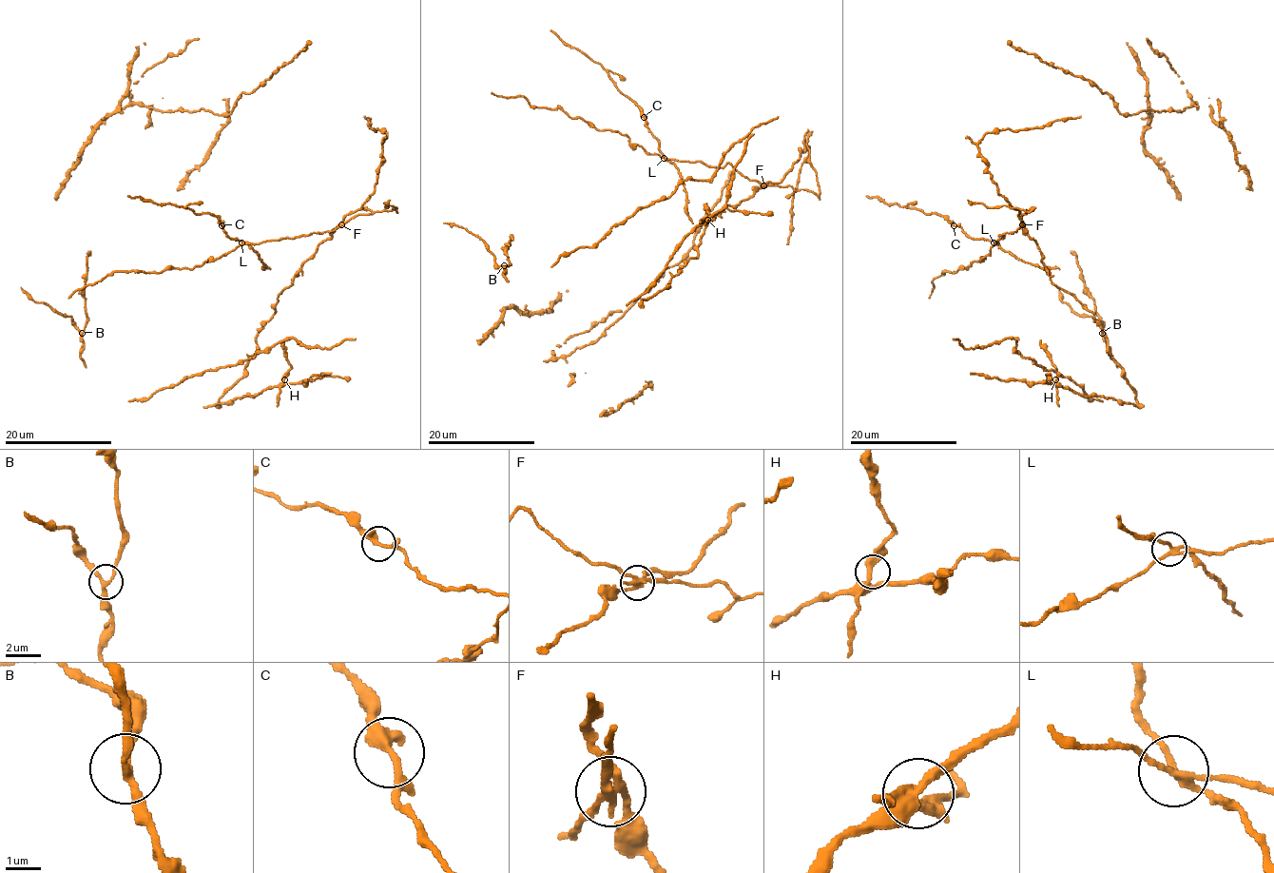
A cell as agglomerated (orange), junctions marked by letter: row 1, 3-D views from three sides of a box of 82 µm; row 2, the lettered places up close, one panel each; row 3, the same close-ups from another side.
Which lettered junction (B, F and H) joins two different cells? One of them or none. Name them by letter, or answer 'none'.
F

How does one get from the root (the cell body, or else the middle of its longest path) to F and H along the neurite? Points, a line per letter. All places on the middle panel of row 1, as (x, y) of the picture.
F: (657, 294), (689, 259), (698, 256), (701, 237), (714, 216), (728, 204), (737, 204), (763, 186)
H: (657, 294), (641, 300), (639, 298), (663, 271), (675, 248), (707, 220)

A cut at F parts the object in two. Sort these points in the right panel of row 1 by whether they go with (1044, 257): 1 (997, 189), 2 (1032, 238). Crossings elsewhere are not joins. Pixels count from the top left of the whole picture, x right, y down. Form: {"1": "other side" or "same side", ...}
{"1": "same side", "2": "same side"}

